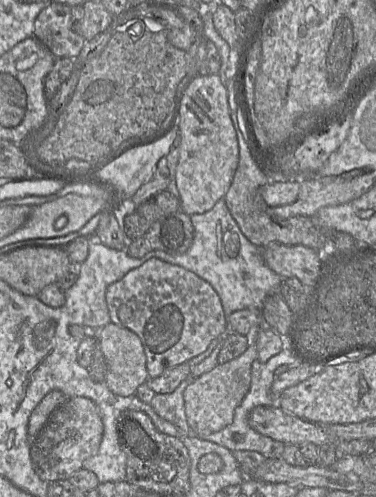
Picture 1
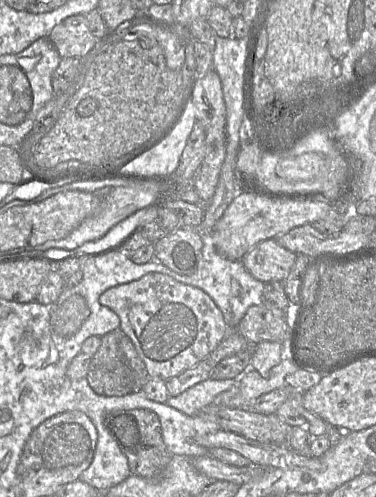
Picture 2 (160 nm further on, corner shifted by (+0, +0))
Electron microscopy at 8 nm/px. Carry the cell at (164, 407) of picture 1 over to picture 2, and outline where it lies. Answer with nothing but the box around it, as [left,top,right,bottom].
[166,378,238,416]

